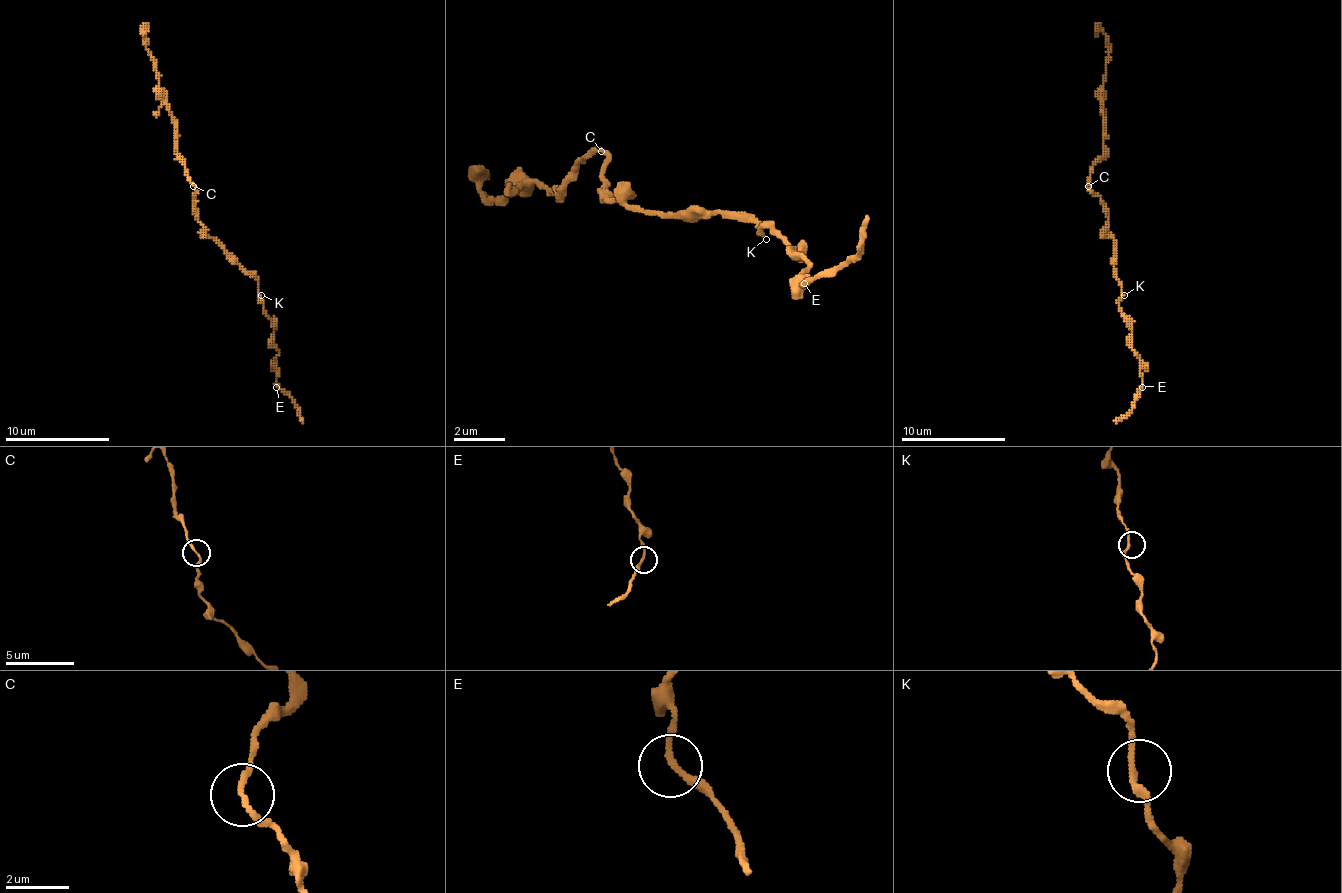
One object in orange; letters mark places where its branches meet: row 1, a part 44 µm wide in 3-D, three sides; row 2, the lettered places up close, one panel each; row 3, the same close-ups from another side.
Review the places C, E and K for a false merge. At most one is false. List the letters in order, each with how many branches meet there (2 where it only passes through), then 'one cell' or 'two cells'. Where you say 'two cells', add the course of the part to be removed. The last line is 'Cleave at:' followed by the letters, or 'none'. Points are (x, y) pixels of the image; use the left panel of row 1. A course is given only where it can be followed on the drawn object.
C: 2 branches meet; one cell
E: 2 branches meet; one cell
K: 2 branches meet; one cell
Cleave at: none

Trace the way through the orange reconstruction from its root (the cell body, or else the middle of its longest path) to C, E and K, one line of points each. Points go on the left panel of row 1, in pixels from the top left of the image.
C: (206, 235), (203, 224), (195, 217), (193, 185)
E: (206, 235), (214, 238), (258, 282), (258, 300), (274, 324), (274, 347), (279, 353), (276, 387)
K: (206, 235), (214, 238), (258, 282), (261, 295)

